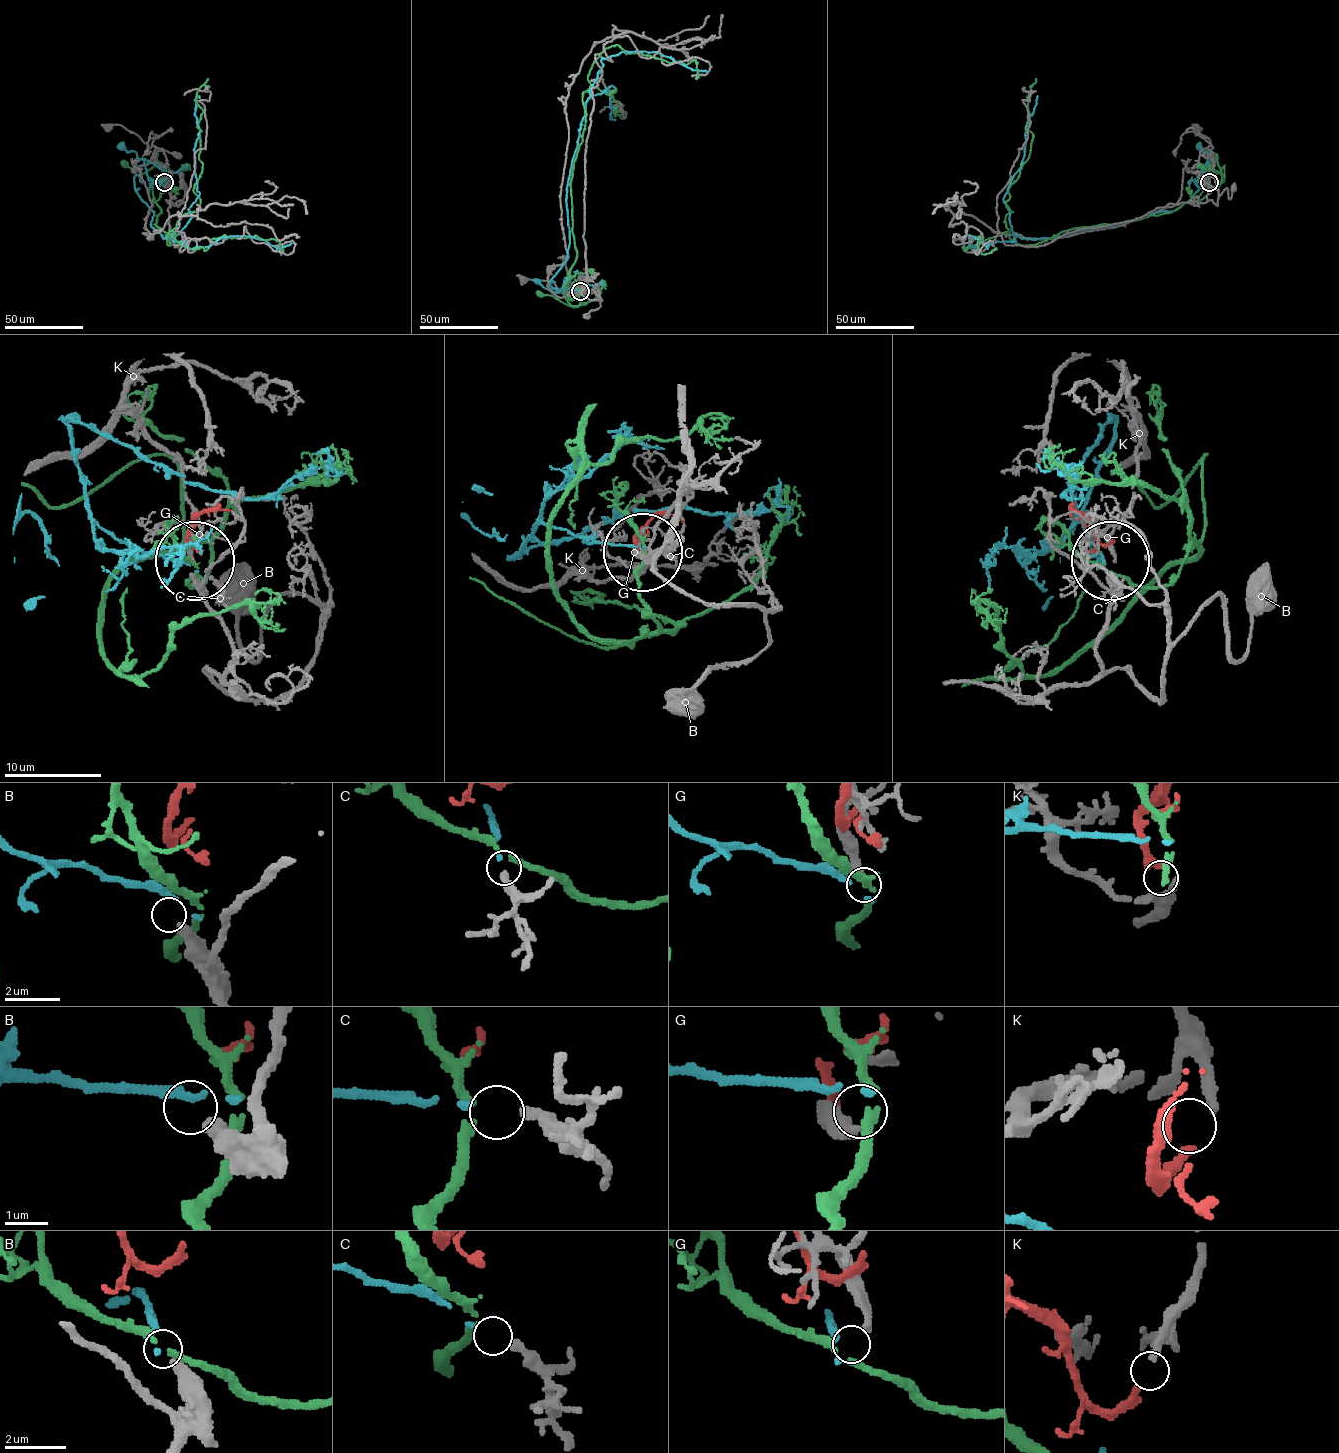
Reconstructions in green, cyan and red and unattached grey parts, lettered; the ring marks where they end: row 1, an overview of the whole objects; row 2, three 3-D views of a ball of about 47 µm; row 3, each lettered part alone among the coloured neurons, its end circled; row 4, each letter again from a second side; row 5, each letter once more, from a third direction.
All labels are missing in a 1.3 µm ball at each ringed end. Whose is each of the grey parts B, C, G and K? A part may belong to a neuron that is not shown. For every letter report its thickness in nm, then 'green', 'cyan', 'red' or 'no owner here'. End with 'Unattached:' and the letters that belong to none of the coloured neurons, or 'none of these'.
B: calibre 400 nm; no owner here
C: calibre 300 nm; cyan
G: calibre 280 nm; no owner here
K: calibre 240 nm; red
Unattached: B, G

